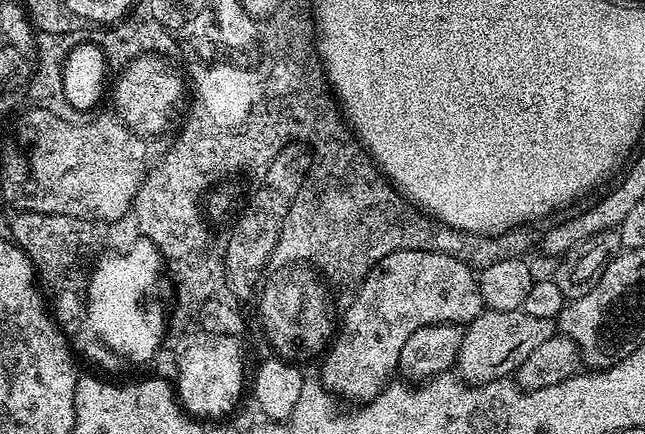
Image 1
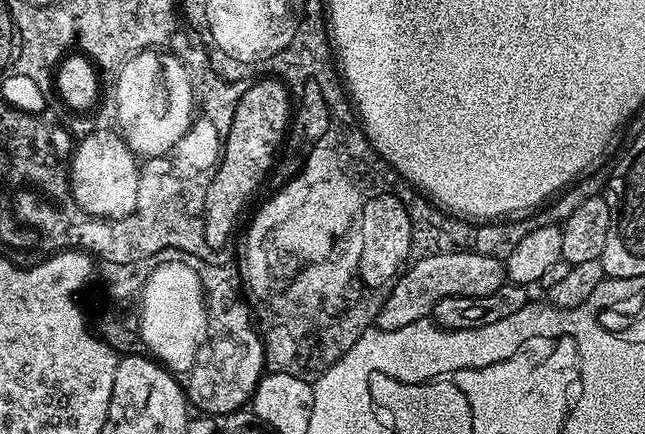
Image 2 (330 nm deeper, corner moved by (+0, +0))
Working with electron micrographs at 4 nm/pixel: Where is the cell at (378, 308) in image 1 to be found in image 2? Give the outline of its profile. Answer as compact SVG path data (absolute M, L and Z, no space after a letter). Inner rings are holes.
M447 252L422 258L416 271L409 272L404 282L396 290L396 295L388 301L381 316L381 324L386 328L397 328L409 320L431 317L432 307L442 298L451 296L485 296L494 294L506 283L504 260L498 256L474 254L473 252Z

